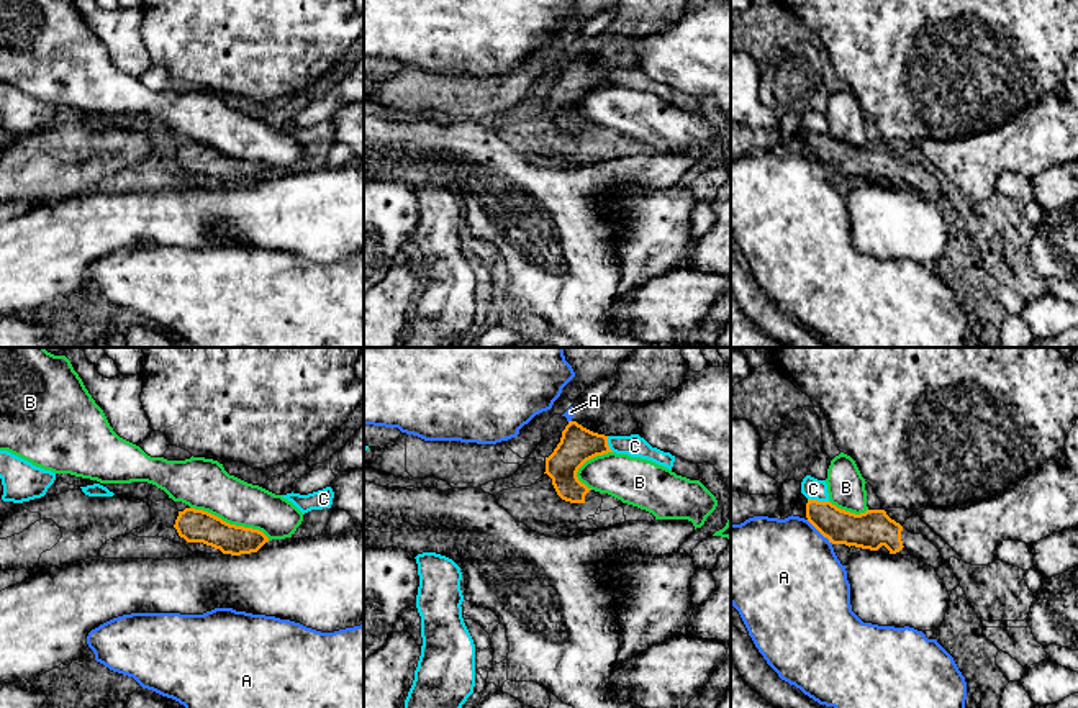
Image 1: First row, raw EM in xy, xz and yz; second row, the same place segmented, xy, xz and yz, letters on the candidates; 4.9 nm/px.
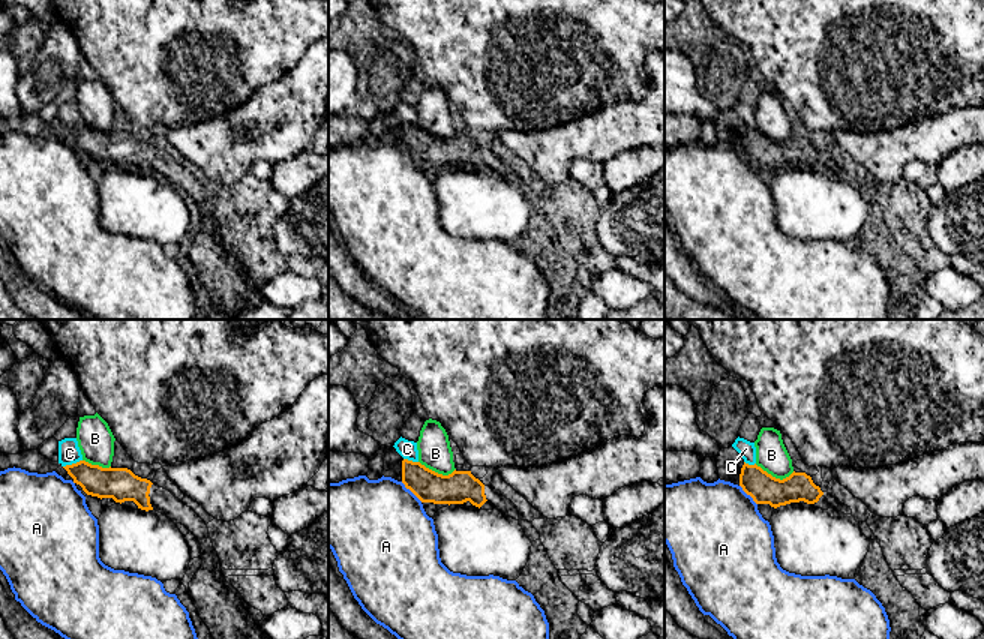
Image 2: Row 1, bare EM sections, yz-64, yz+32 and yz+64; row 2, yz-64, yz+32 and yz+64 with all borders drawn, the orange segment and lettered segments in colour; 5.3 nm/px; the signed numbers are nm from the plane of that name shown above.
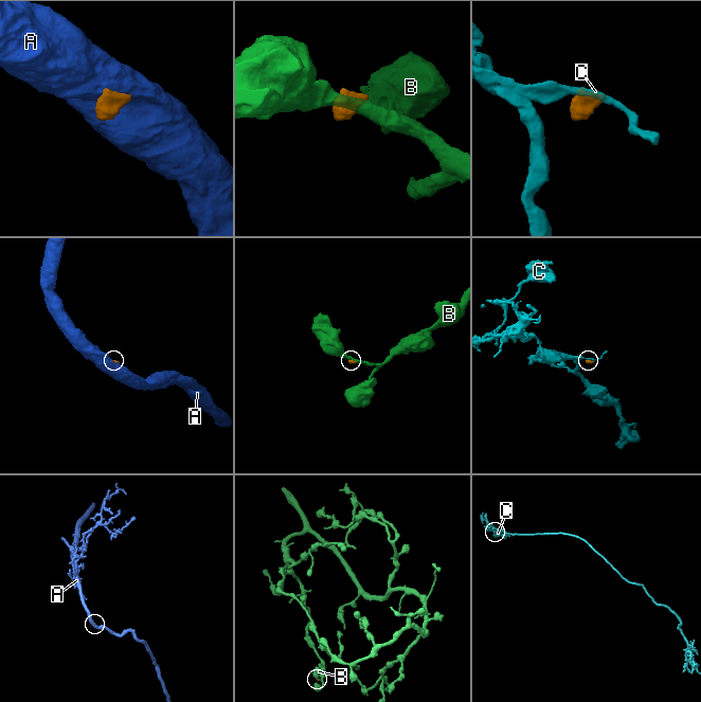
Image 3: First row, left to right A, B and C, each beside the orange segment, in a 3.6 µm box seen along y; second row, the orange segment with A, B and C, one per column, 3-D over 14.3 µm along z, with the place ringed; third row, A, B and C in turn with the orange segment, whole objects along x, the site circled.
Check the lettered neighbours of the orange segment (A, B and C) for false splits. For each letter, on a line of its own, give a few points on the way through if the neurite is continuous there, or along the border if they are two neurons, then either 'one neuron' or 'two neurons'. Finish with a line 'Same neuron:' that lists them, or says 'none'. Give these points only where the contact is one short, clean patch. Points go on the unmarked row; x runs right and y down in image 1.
A: along yz (806, 153), (833, 176) | two neurons
B: two neurons
C: along yz (808, 131), (828, 135) | two neurons
Same neuron: none

